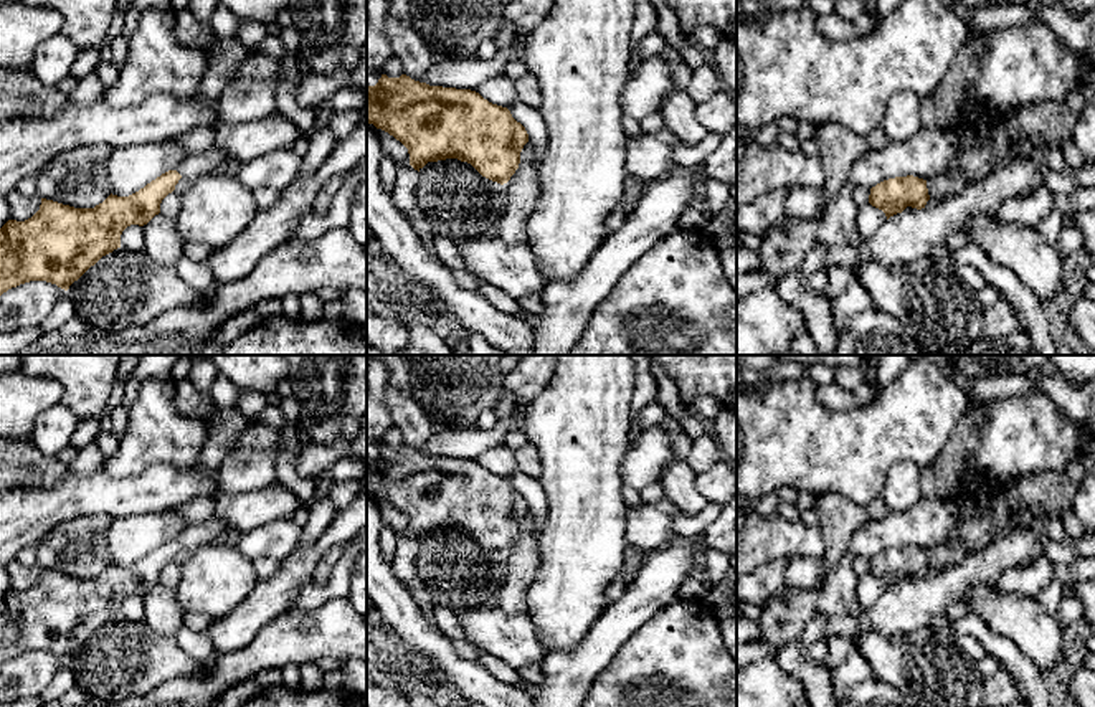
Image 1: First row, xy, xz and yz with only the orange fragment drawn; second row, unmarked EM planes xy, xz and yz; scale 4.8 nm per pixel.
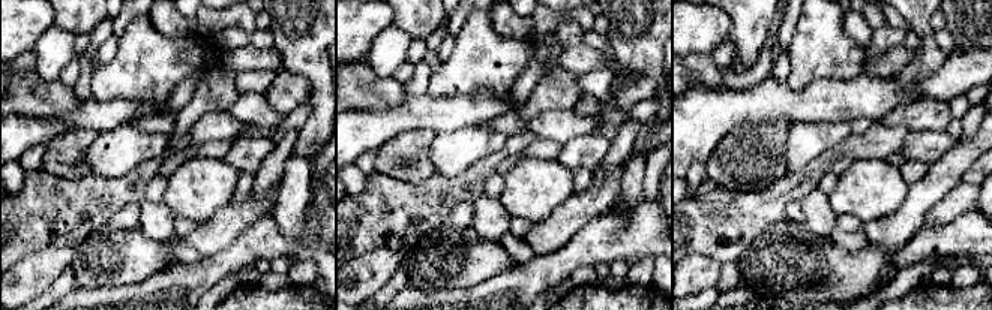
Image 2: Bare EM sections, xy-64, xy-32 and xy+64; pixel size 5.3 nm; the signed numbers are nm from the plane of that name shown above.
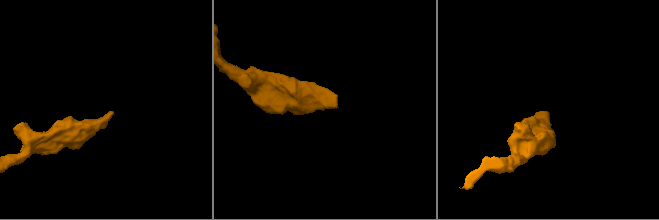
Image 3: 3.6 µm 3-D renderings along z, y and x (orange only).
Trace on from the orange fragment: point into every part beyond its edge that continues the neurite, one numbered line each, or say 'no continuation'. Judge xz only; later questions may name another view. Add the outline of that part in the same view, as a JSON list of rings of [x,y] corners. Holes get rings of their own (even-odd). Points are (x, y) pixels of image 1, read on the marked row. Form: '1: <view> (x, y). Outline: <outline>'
no continuation

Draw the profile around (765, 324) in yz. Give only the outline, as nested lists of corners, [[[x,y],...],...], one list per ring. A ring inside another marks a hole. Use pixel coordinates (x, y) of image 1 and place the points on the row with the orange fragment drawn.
[[[765,287],[737,301],[737,355],[788,355],[791,342],[803,334],[803,314],[788,306],[776,289]]]

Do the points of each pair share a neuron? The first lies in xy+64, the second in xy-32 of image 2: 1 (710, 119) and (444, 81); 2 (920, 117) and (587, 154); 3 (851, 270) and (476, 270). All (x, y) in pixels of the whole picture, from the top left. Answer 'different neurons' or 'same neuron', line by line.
1: different neurons
2: different neurons
3: same neuron

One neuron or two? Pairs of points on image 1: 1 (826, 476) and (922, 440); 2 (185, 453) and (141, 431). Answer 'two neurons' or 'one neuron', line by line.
1: one neuron
2: one neuron

